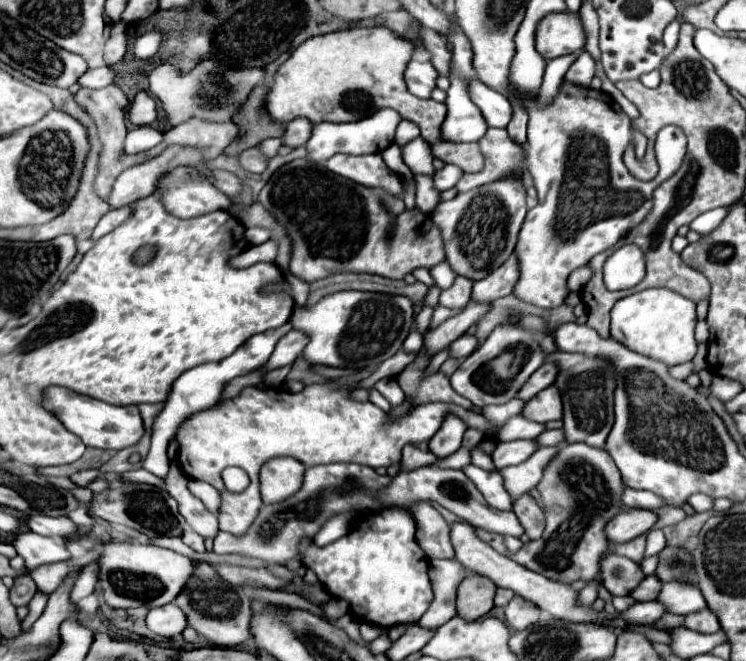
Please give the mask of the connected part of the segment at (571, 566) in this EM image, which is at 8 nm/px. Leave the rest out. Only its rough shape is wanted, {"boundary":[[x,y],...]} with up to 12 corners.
{"boundary":[[564,444],[538,492],[540,540],[496,552],[564,584],[600,570],[620,512],[620,470],[602,448]]}

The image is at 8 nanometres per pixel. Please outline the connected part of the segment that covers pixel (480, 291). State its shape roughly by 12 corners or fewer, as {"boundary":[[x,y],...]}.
{"boundary":[[512,254],[490,276],[474,282],[472,298],[492,302],[512,294],[518,258]]}

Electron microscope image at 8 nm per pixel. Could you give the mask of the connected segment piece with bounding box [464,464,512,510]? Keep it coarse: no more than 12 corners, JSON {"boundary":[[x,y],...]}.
{"boundary":[[466,466],[464,474],[478,486],[486,502],[512,510],[510,494],[498,472]]}

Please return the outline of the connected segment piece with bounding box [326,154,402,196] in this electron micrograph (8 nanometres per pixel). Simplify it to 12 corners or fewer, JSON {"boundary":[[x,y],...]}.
{"boundary":[[336,154],[328,170],[362,186],[402,192],[402,180],[380,154]]}

